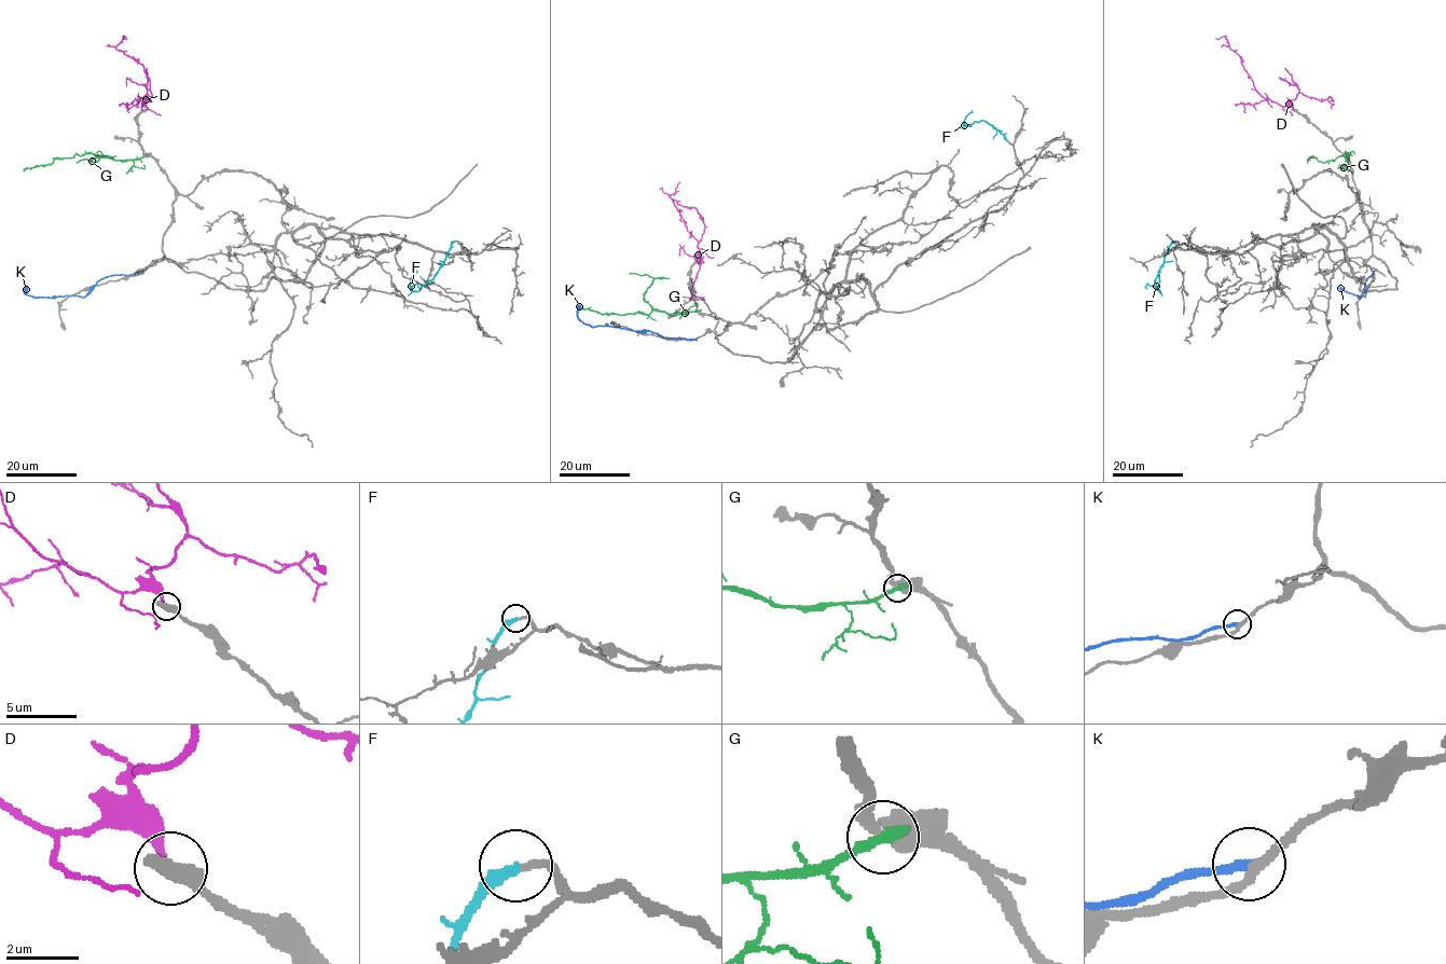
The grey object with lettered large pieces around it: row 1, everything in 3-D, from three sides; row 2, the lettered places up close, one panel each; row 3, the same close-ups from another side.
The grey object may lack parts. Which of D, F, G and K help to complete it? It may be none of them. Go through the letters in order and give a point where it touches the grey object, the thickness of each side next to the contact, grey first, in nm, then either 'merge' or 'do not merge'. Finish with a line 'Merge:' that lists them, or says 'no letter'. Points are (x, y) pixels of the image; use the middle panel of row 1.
D: contact (696, 260); calibres 280 and 240 nm; do not merge
F: contact (1007, 140); calibres 180 and 340 nm; merge
G: contact (698, 311); calibres 400 and 380 nm; do not merge
K: contact (696, 339); calibres 240 and 320 nm; do not merge
Merge: F

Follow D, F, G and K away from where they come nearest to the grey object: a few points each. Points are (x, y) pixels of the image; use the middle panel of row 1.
D: (694, 260), (704, 224), (697, 209), (670, 196), (679, 181)
F: (1007, 140), (985, 121), (963, 124), (967, 126)
G: (699, 312), (666, 314), (651, 311), (647, 315), (624, 315), (577, 307)
K: (696, 339), (662, 336), (650, 330), (590, 326), (578, 317), (580, 305)

